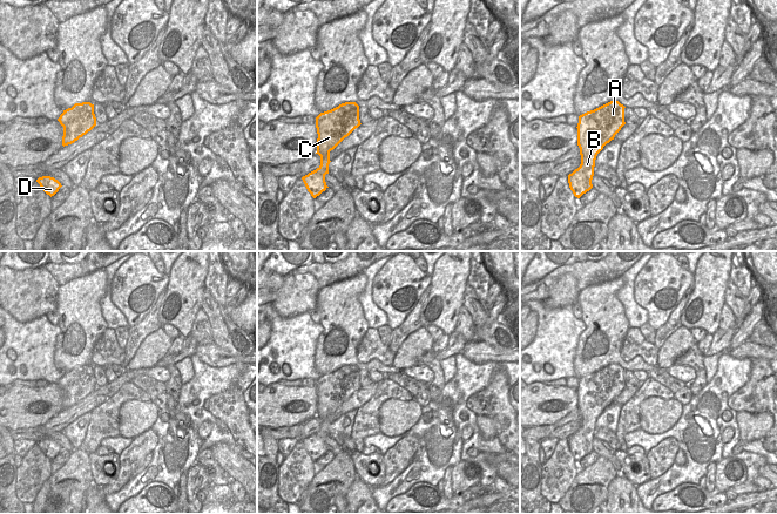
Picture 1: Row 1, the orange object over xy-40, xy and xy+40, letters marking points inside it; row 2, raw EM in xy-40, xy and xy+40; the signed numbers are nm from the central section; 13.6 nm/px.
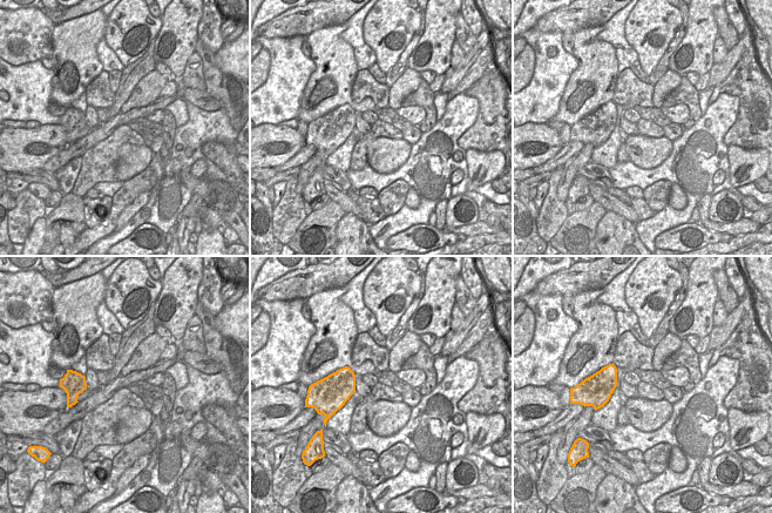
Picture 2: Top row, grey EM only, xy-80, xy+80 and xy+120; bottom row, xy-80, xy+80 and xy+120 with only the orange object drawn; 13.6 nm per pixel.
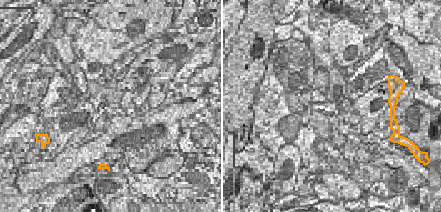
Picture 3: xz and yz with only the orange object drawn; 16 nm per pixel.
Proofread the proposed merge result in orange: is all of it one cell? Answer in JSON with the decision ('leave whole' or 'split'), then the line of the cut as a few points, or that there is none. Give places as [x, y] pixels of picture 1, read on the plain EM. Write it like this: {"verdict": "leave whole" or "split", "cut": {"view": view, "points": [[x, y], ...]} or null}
{"verdict": "leave whole", "cut": null}

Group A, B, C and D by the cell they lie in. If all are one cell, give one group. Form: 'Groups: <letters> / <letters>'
Groups: A B C D.

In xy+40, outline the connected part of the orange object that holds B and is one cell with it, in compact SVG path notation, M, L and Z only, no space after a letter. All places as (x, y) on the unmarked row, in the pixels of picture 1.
M610 364L579 379L576 391L581 427L568 438L569 451L575 460L580 461L593 451L596 419L626 387L624 371L619 364Z

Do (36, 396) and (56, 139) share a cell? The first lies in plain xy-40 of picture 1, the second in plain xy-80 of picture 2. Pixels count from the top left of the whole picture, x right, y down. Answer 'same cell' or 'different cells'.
same cell

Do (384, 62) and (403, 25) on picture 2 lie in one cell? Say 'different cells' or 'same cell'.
same cell

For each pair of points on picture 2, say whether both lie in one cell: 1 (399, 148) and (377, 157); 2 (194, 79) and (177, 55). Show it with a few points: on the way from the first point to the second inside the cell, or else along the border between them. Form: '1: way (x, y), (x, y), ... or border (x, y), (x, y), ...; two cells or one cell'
1: way (393, 153), (383, 156); one cell
2: border (194, 51), (180, 78); two cells

